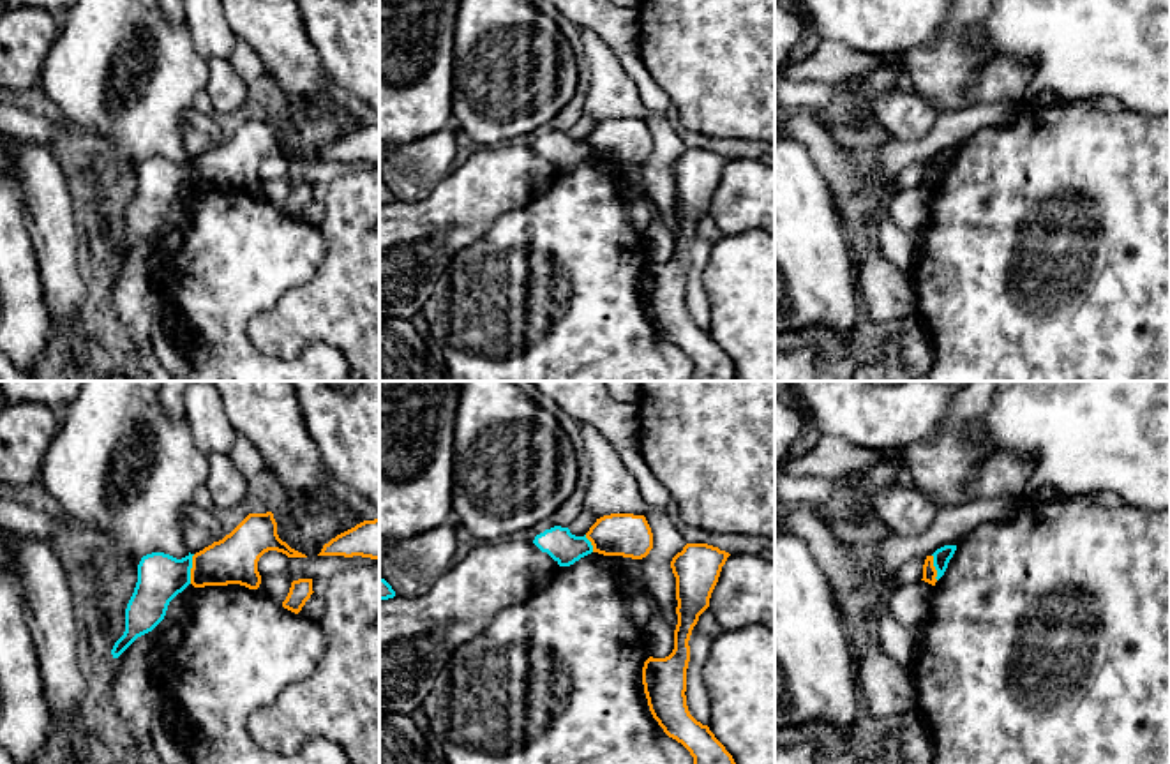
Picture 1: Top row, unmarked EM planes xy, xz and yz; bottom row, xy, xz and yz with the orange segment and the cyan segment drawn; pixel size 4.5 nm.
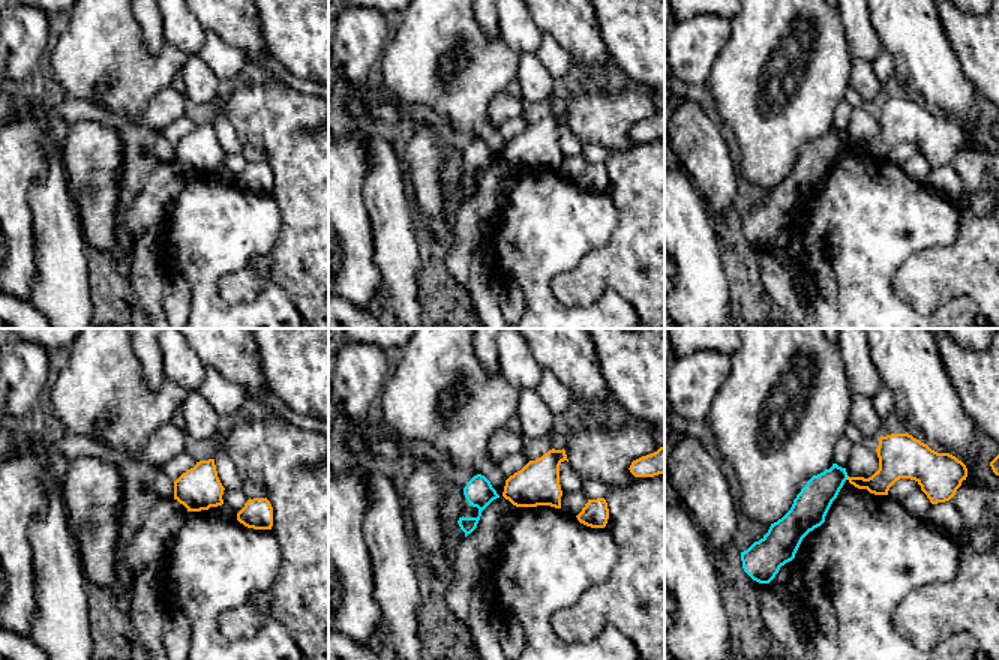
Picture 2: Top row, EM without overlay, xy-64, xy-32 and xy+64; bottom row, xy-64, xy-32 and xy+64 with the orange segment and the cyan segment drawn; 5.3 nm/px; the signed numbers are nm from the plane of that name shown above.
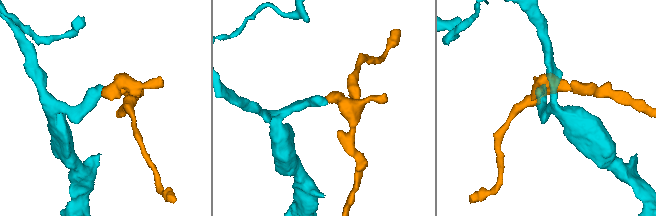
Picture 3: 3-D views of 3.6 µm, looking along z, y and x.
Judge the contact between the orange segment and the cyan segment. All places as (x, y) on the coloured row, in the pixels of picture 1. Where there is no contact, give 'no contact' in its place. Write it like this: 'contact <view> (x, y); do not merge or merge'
contact xy (191, 569); do not merge

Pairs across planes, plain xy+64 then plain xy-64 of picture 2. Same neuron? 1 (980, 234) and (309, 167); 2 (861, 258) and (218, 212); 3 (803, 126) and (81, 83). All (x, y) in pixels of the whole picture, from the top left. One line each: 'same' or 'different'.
1: same
2: same
3: same

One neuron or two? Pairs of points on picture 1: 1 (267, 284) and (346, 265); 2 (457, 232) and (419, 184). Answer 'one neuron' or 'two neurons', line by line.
1: two neurons
2: two neurons

